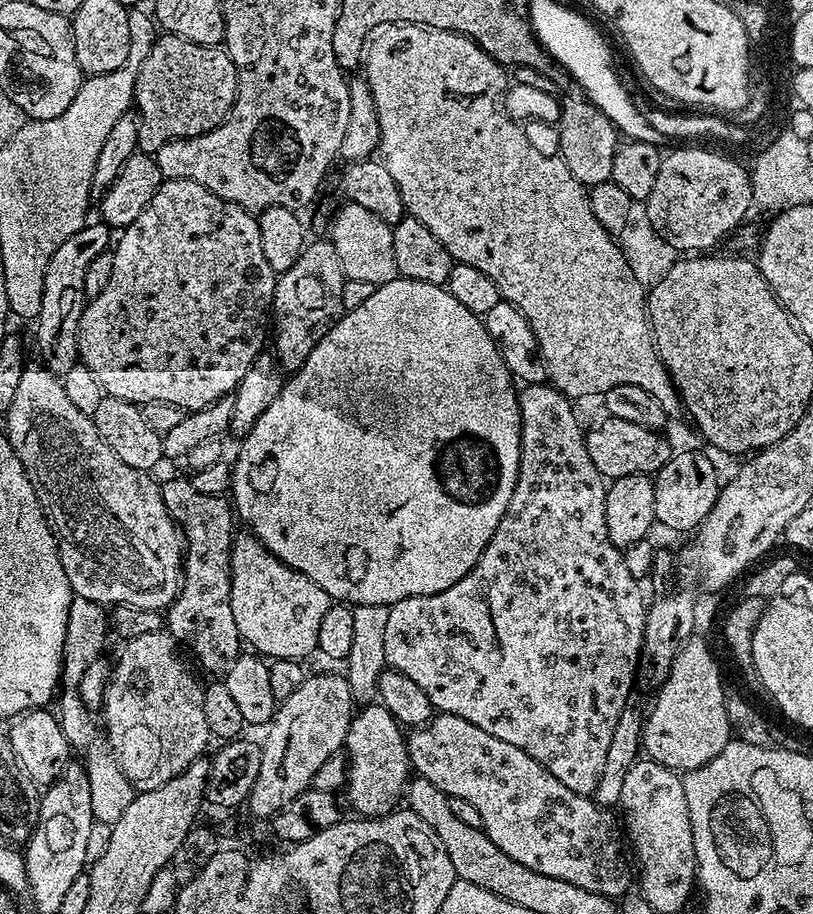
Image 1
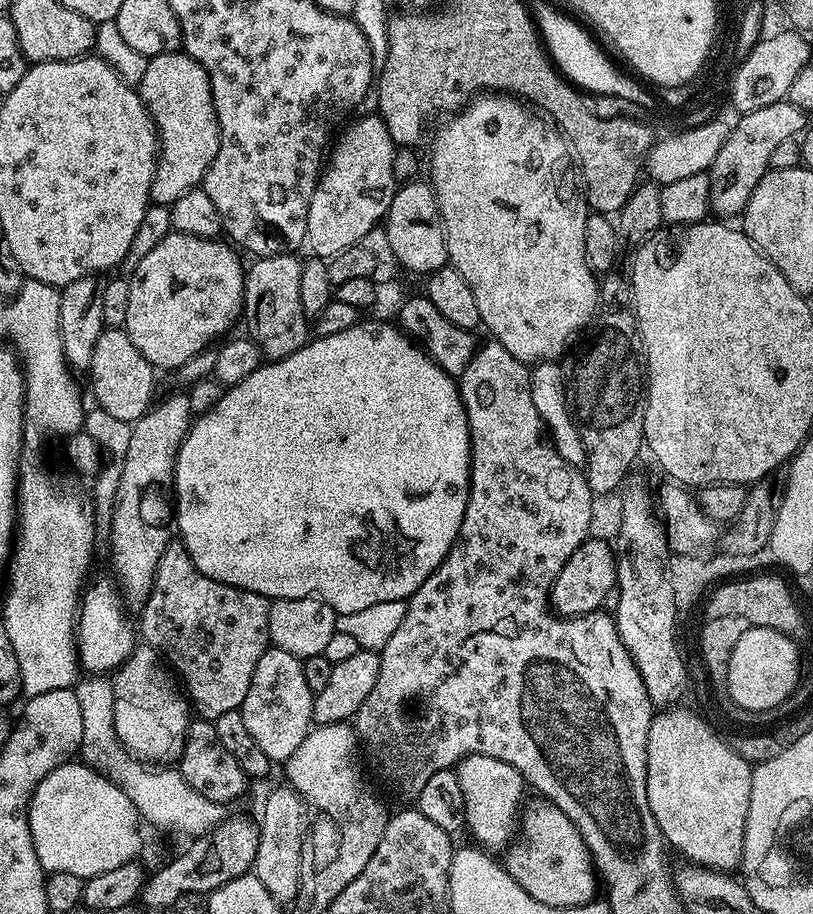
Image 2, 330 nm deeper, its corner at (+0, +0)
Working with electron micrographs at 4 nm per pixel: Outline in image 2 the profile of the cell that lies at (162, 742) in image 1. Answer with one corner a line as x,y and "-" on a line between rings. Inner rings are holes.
137,646
133,648
131,658
116,669
112,680
112,721
116,736
135,759
152,766
168,766
179,761
188,733
190,704
171,675
173,673
155,648

